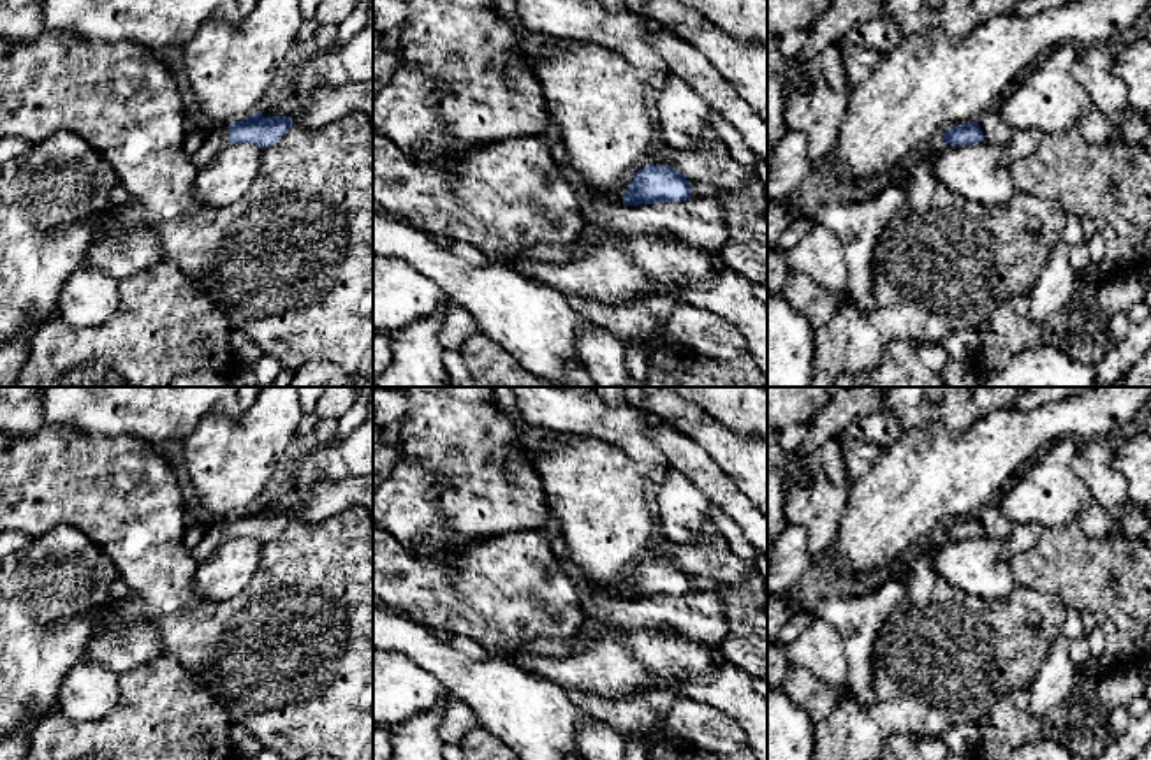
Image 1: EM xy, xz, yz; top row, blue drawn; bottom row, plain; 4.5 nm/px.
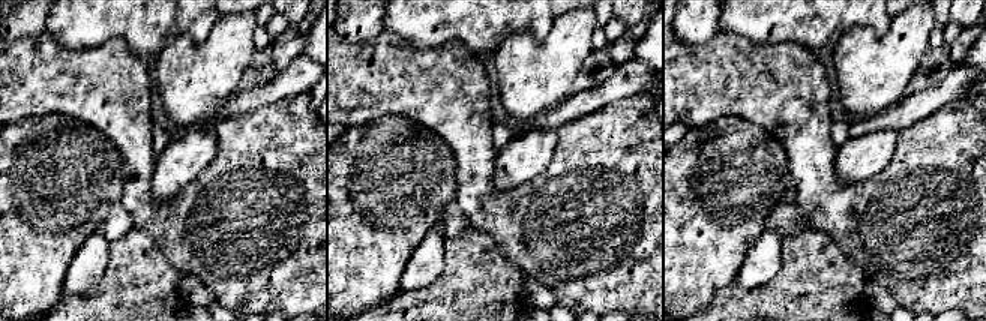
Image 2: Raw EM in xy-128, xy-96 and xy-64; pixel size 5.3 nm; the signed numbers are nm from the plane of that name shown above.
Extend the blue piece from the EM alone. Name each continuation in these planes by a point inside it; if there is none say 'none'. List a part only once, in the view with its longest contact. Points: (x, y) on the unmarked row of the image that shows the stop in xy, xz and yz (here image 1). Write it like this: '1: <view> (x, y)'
1: xy (217, 533)

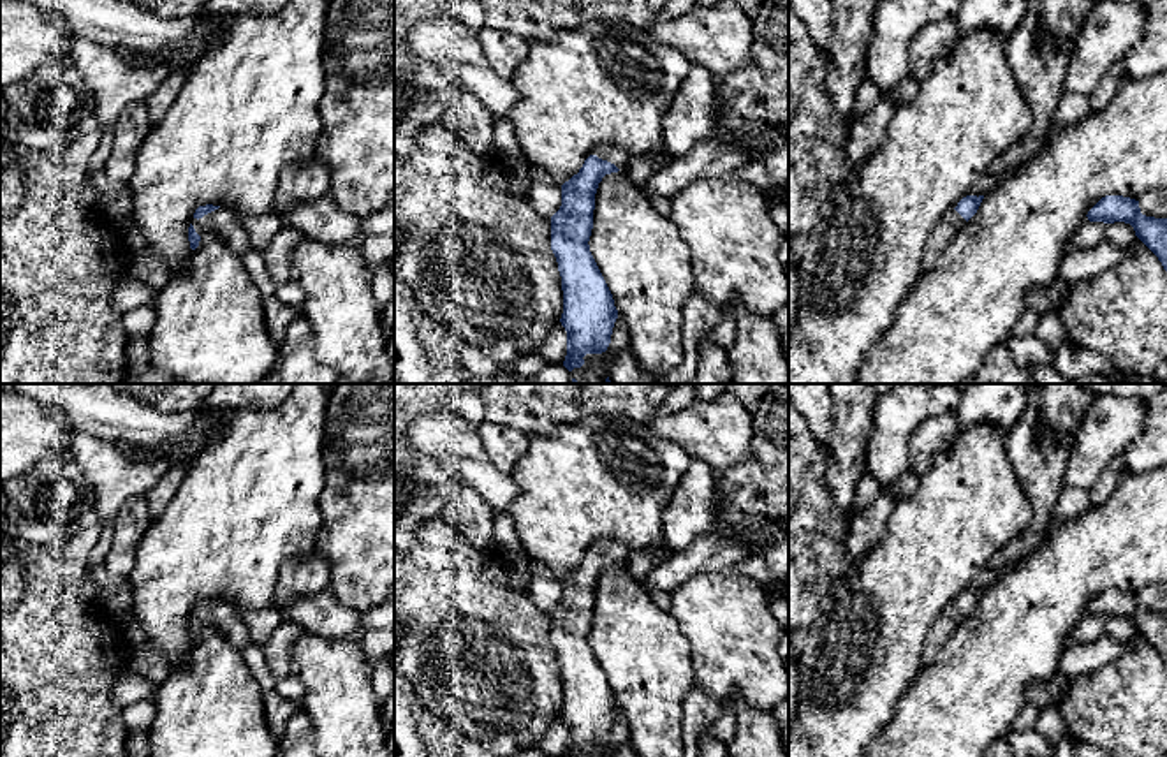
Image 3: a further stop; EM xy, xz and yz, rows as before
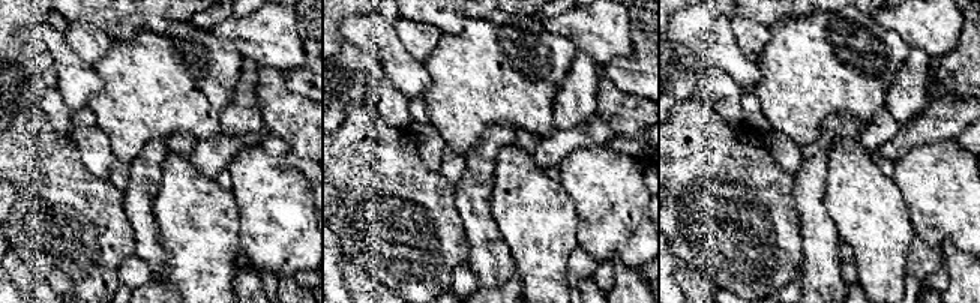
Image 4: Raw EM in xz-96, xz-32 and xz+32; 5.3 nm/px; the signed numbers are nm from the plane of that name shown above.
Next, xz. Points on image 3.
1: xz (611, 548)

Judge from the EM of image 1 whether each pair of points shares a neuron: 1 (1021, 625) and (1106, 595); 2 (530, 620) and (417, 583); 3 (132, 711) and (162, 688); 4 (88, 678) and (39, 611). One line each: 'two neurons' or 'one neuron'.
1: two neurons
2: one neuron
3: one neuron
4: two neurons

